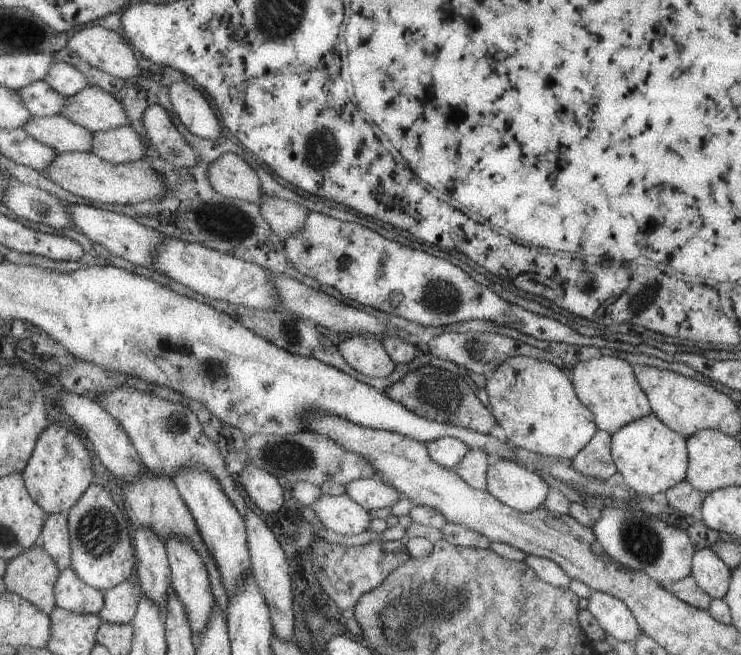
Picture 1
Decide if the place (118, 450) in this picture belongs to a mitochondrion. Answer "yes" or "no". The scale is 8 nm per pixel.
no

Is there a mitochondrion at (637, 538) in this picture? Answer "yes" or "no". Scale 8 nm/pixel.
yes

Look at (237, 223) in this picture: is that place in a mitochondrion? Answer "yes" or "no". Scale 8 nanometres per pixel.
yes

